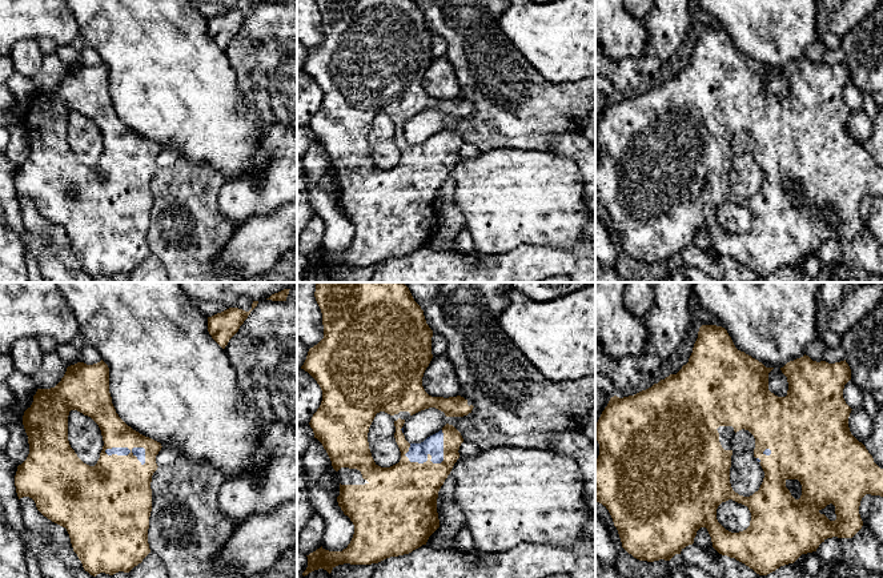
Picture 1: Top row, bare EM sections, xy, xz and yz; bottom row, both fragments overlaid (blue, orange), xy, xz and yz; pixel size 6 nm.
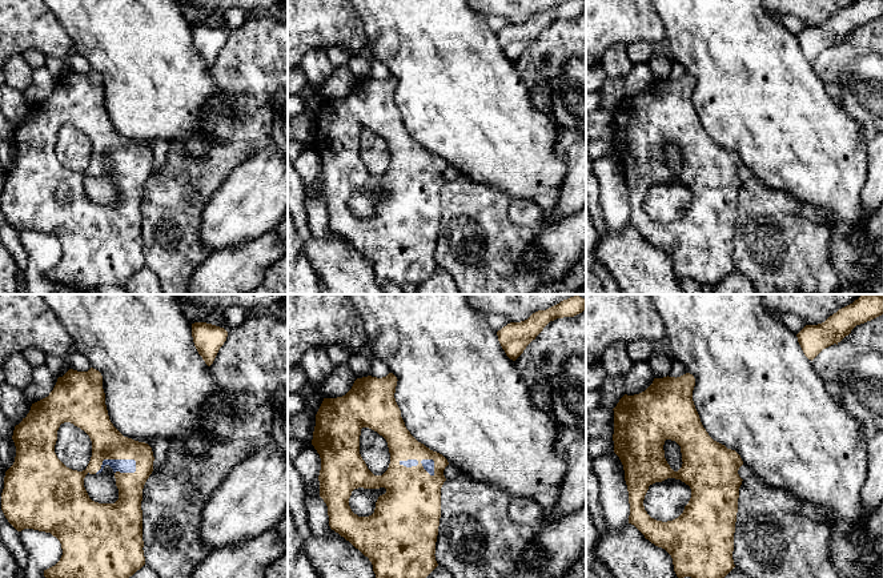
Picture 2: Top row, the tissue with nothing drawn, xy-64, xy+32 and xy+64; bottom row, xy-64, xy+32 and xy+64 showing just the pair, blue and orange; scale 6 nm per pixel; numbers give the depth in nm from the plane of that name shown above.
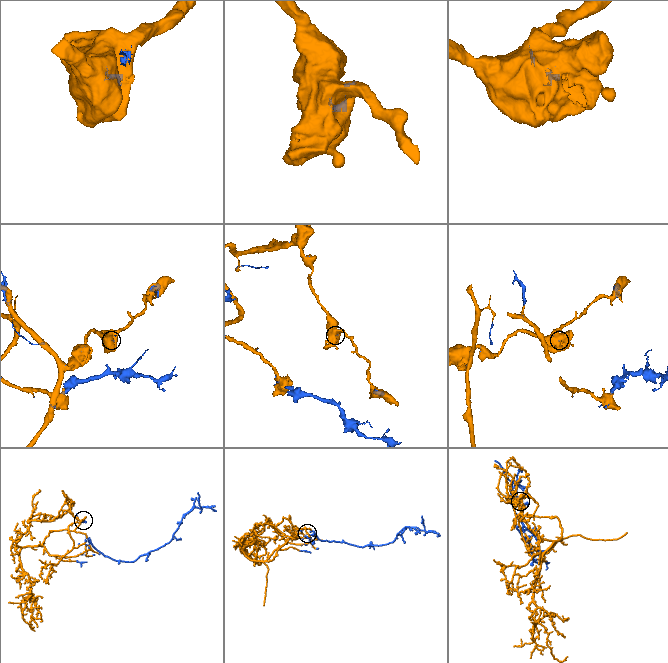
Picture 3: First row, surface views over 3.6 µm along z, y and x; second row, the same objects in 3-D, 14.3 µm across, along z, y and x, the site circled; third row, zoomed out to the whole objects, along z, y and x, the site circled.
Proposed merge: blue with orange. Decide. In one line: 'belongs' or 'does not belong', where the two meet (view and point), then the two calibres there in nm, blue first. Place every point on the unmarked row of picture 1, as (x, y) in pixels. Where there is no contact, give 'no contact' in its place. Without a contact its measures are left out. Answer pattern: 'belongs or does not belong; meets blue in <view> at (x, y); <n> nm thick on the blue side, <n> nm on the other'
belongs; meets blue in xy at (125, 156); 50 nm thick on the blue side, 440 nm on the other

